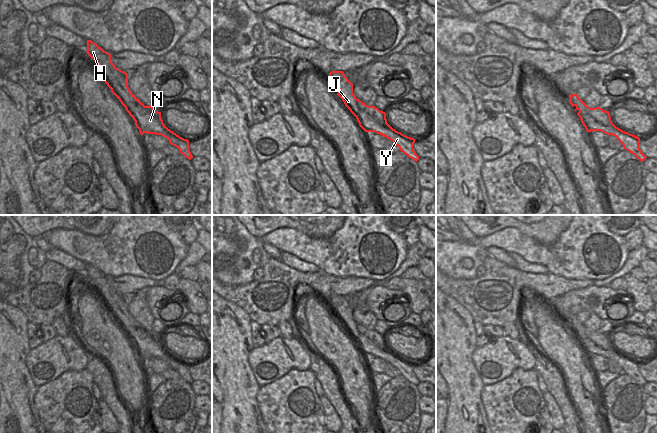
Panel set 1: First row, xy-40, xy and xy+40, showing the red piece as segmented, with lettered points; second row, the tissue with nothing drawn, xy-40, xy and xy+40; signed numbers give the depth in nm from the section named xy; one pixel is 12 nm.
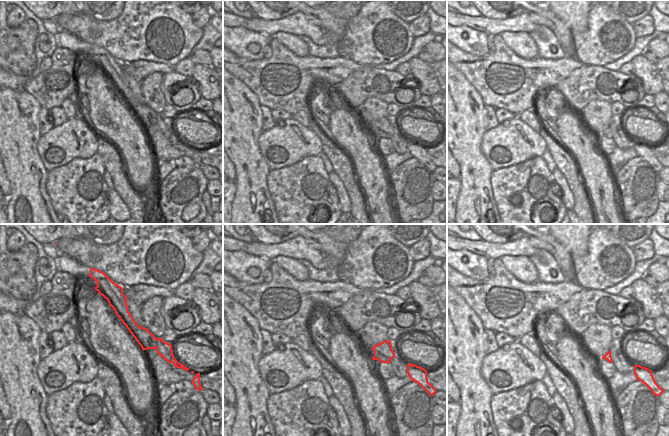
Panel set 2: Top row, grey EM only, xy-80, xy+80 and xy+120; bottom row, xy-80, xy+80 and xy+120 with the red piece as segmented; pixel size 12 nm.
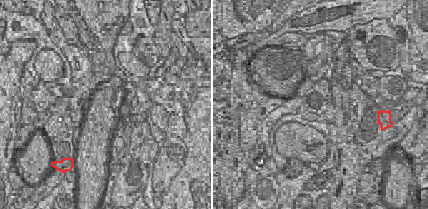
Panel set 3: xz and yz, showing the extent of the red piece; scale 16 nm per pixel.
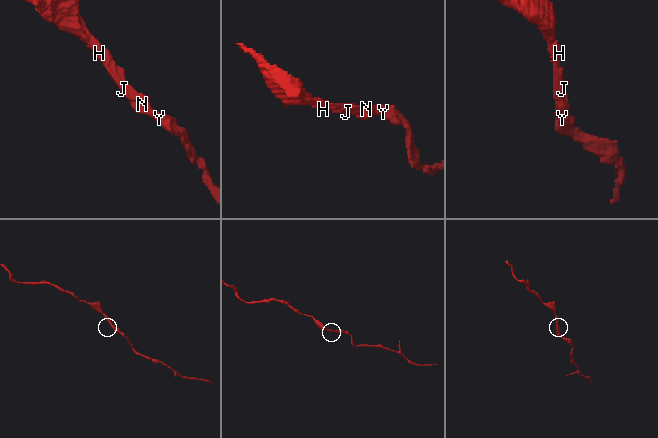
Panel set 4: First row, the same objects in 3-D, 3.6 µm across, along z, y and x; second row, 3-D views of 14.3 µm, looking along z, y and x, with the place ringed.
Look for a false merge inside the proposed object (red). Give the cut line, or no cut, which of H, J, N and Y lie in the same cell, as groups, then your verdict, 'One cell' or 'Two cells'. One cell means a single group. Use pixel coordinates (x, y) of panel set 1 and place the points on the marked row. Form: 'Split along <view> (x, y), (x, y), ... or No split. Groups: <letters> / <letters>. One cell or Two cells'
No split. Groups: H J N Y. One cell.

